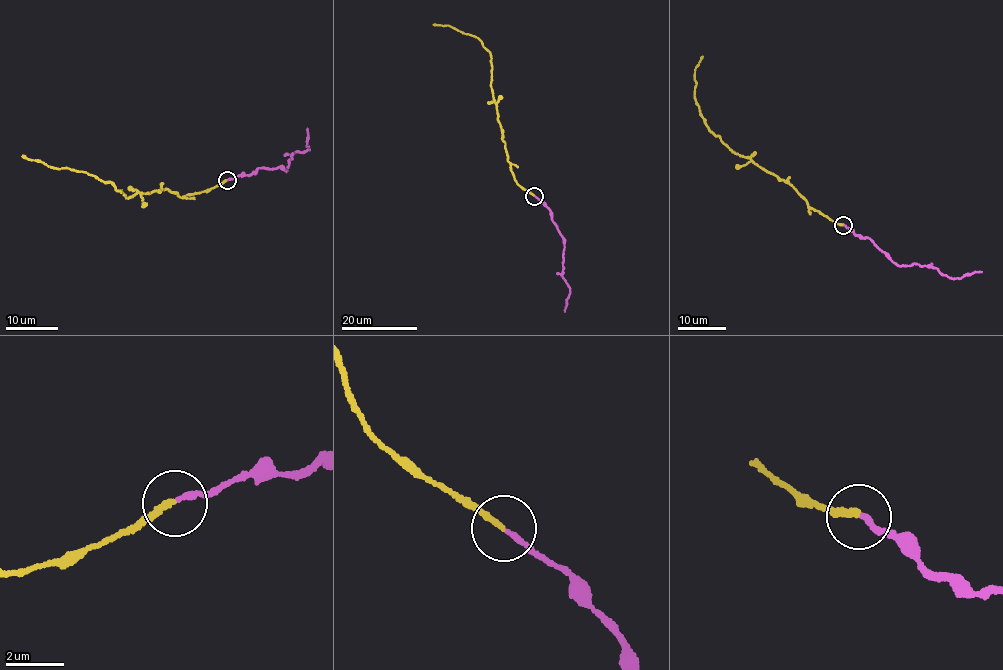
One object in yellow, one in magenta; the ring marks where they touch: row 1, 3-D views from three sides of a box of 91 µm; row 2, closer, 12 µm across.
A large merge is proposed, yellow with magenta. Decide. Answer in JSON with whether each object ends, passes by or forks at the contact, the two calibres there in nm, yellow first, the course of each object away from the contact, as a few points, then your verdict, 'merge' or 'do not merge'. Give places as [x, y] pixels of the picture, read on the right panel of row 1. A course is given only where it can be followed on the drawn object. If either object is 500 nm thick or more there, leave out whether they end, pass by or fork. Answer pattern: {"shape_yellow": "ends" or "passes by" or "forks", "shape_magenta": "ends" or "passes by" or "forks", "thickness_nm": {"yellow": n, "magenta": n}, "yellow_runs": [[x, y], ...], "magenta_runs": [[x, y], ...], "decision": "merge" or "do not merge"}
{"shape_yellow": "ends", "shape_magenta": "ends", "thickness_nm": {"yellow": 200, "magenta": 180}, "yellow_runs": [[843, 225], [810, 209], [788, 182], [731, 152], [712, 134], [694, 100], [694, 74], [702, 57]], "magenta_runs": [[844, 226], [873, 240], [900, 266], [914, 263], [935, 267], [948, 277], [960, 279], [981, 271]], "decision": "merge"}

